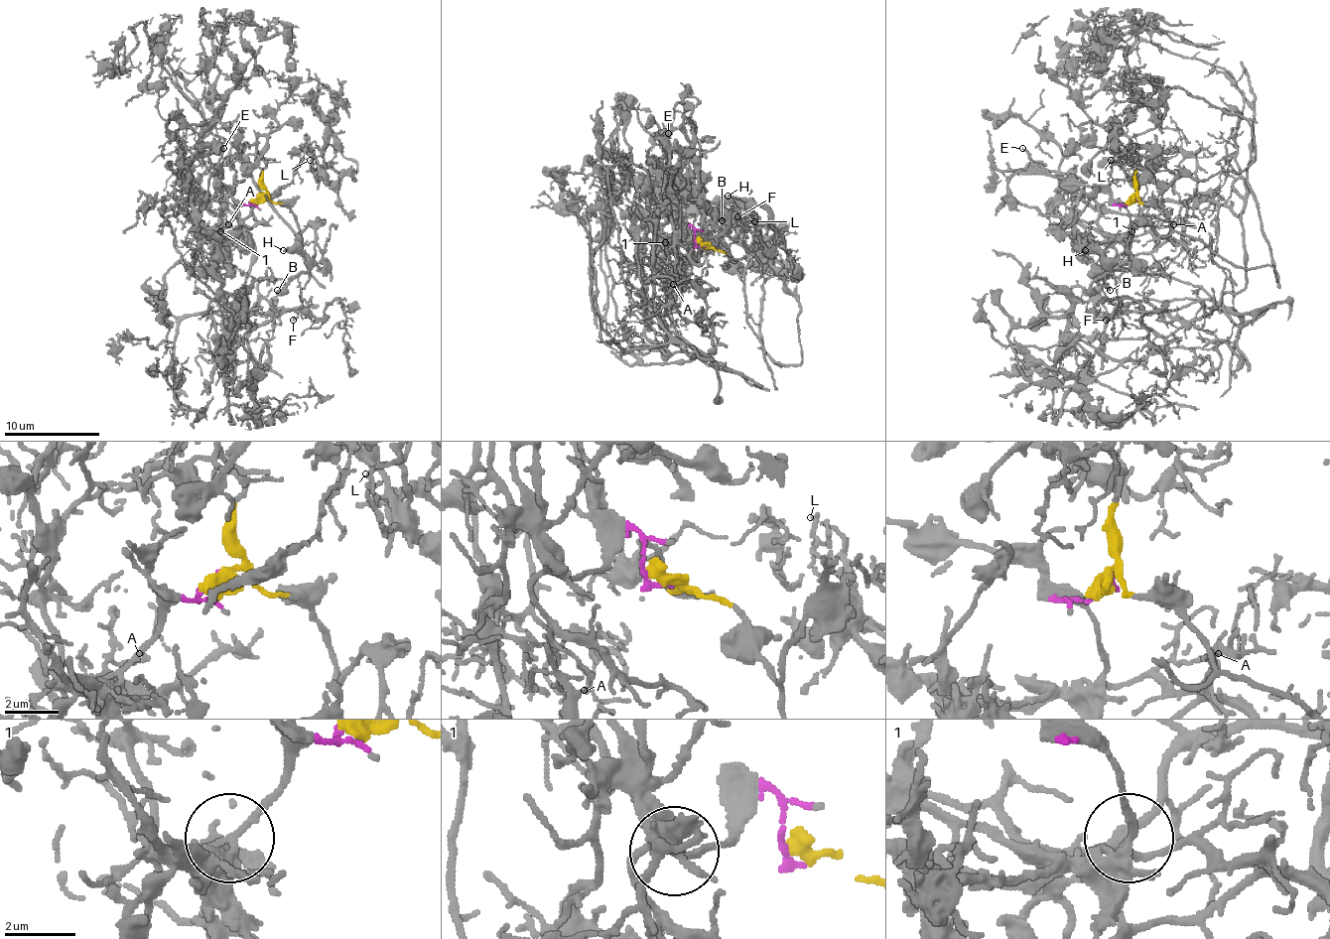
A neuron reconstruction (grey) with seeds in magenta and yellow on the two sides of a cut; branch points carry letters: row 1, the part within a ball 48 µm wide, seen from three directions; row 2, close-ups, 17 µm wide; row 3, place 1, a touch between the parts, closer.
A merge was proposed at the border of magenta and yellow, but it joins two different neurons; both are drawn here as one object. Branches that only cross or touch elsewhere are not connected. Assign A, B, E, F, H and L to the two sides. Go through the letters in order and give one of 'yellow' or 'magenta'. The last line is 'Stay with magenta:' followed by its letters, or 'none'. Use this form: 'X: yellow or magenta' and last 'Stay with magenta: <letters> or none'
A: magenta
B: yellow
E: magenta
F: yellow
H: yellow
L: yellow
Stay with magenta: A, E

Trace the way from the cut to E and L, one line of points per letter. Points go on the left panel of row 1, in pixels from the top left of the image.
E: (256, 198), (249, 204), (242, 204), (220, 181), (222, 147)
L: (256, 198), (256, 140), (317, 79), (354, 181), (324, 181), (309, 159)

